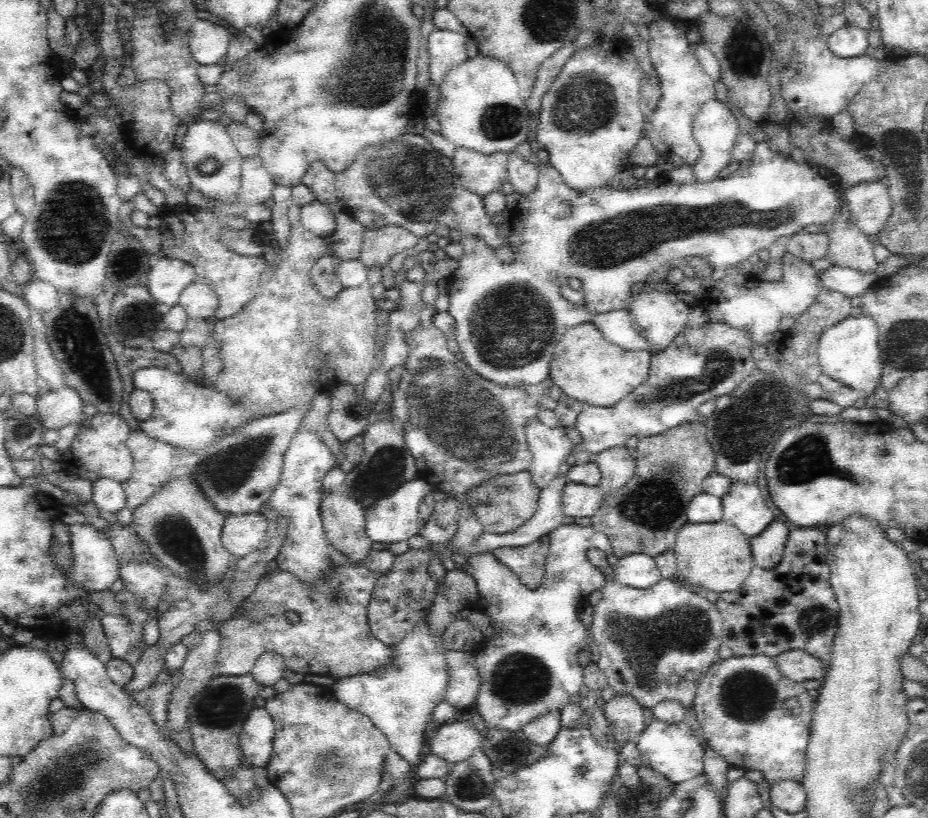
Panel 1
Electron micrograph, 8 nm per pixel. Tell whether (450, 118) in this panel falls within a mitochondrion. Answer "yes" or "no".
no

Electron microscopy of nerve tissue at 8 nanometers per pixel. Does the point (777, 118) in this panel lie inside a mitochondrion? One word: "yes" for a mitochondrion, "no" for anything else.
no

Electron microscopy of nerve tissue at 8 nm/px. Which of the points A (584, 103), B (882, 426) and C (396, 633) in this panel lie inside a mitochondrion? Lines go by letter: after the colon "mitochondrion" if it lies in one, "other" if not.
A: mitochondrion
B: other
C: other

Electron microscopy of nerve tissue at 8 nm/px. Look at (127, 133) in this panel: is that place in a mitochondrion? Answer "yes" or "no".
no

